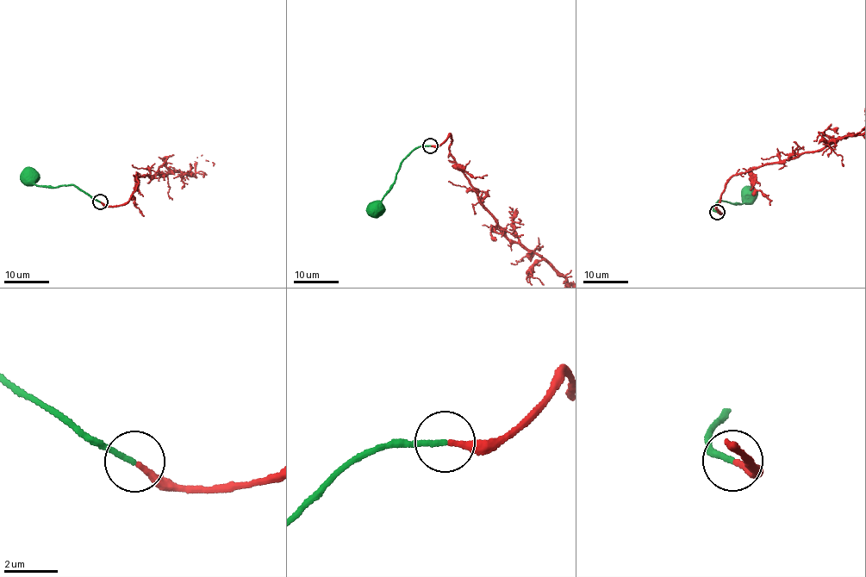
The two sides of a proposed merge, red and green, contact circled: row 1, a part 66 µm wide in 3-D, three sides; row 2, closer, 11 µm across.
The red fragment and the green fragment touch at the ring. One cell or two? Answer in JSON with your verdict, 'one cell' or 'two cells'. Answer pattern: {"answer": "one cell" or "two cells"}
{"answer": "one cell"}

